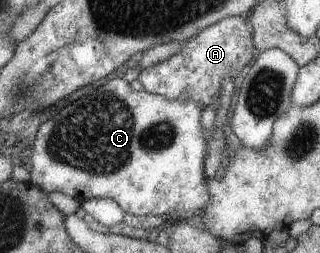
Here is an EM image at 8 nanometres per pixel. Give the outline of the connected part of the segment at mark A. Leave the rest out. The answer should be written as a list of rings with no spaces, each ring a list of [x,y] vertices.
[[[234,16],[231,18],[223,18],[221,21],[207,26],[203,30],[199,30],[194,38],[189,38],[180,50],[171,54],[163,61],[154,63],[153,65],[144,67],[136,77],[137,81],[142,85],[144,92],[164,97],[168,100],[186,99],[198,104],[201,109],[207,107],[215,101],[219,95],[221,87],[221,77],[229,75],[234,78],[253,57],[253,45],[251,45],[252,33],[249,33],[249,25],[245,23],[243,16]]]

